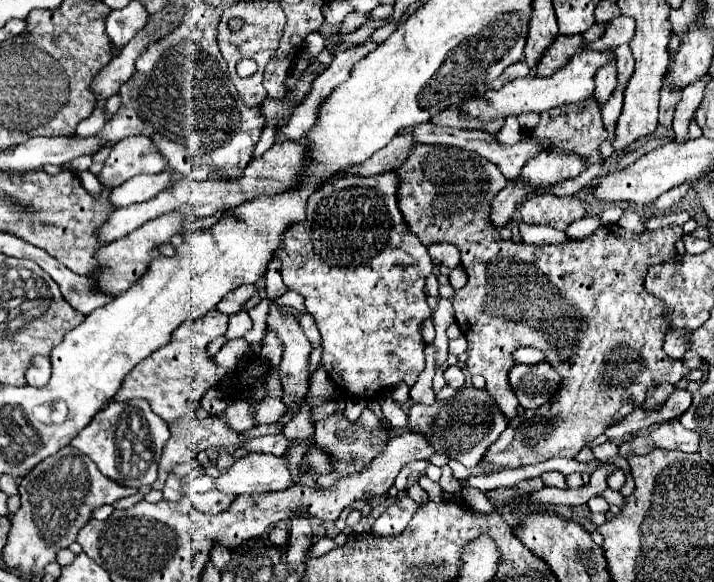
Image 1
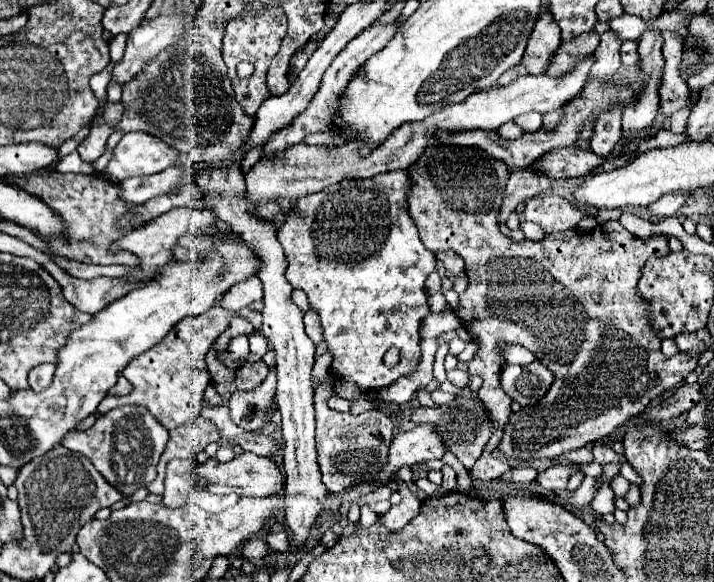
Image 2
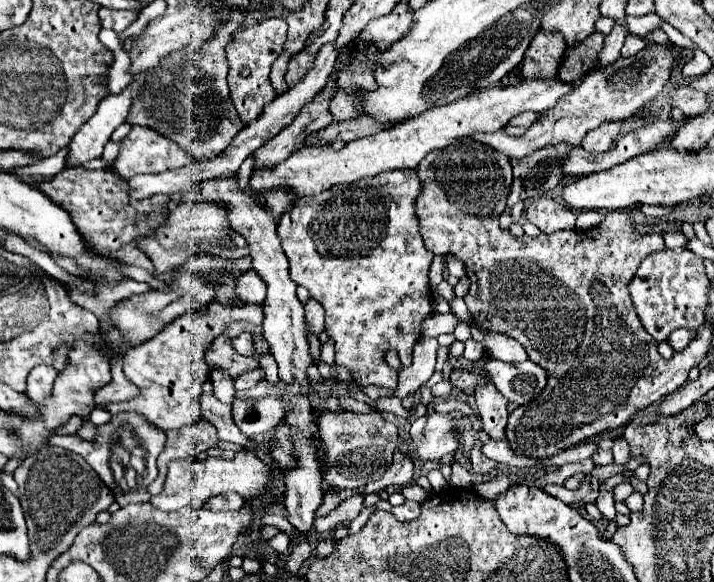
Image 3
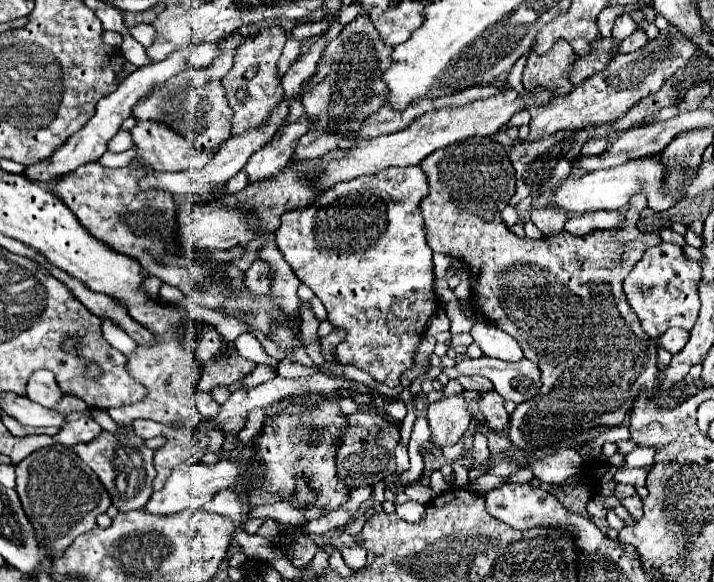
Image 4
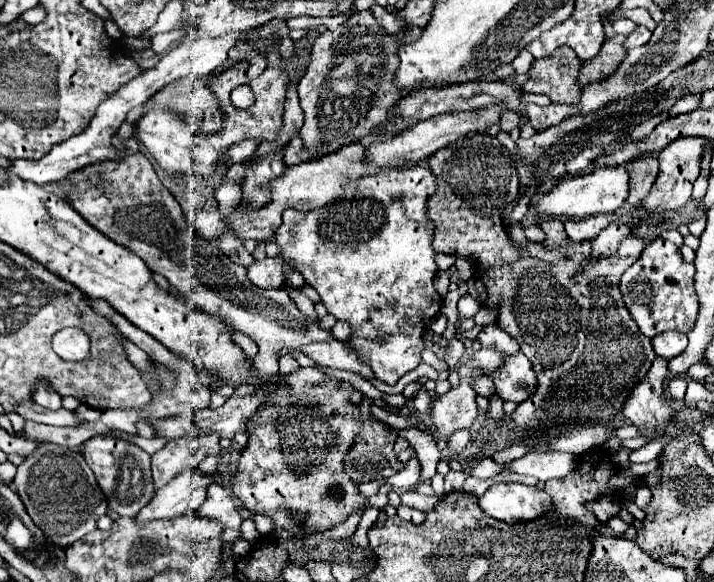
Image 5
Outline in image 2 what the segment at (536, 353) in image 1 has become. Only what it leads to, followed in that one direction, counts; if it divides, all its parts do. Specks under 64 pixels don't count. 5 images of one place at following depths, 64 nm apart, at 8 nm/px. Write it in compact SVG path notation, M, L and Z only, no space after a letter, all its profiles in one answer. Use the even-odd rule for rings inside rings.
M504 346L502 354L508 362L514 362L514 364L528 364L536 360L536 354L524 346Z

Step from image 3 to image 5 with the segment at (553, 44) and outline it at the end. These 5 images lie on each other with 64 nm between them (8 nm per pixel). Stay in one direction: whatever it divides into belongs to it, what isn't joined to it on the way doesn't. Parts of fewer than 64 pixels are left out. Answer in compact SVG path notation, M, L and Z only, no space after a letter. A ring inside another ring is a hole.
M558 48L558 52L552 54L550 58L540 58L532 62L530 72L528 72L528 82L524 82L522 90L544 94L556 104L576 104L580 98L580 84L576 82L578 70L580 70L580 60L572 52L572 48Z

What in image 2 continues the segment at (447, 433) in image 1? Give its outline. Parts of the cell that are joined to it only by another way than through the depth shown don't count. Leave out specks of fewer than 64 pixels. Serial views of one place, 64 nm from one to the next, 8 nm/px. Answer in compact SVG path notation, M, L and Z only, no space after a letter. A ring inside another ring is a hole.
M476 394L456 396L456 400L452 404L442 404L436 408L418 406L412 410L412 422L414 424L432 424L436 428L436 432L440 432L444 446L466 466L466 470L470 470L474 466L474 462L480 458L480 454L482 454L484 446L488 444L492 430L494 430L492 420L488 420L488 410L484 408L484 404L480 404L480 398Z

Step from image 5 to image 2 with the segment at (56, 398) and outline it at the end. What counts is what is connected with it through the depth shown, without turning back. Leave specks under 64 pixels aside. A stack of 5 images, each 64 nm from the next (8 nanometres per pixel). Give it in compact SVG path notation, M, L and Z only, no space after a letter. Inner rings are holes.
M42 364L42 366L36 366L32 368L32 372L28 374L28 382L30 382L30 388L34 392L42 392L50 382L52 382L52 376L54 376L54 364Z

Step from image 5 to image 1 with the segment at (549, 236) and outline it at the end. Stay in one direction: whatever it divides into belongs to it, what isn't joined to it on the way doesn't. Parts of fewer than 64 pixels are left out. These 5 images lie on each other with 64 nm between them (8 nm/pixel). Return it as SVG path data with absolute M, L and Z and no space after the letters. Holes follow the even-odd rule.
M540 192L527 199L518 212L526 224L544 224L556 230L566 230L574 220L584 218L584 202L578 196Z

